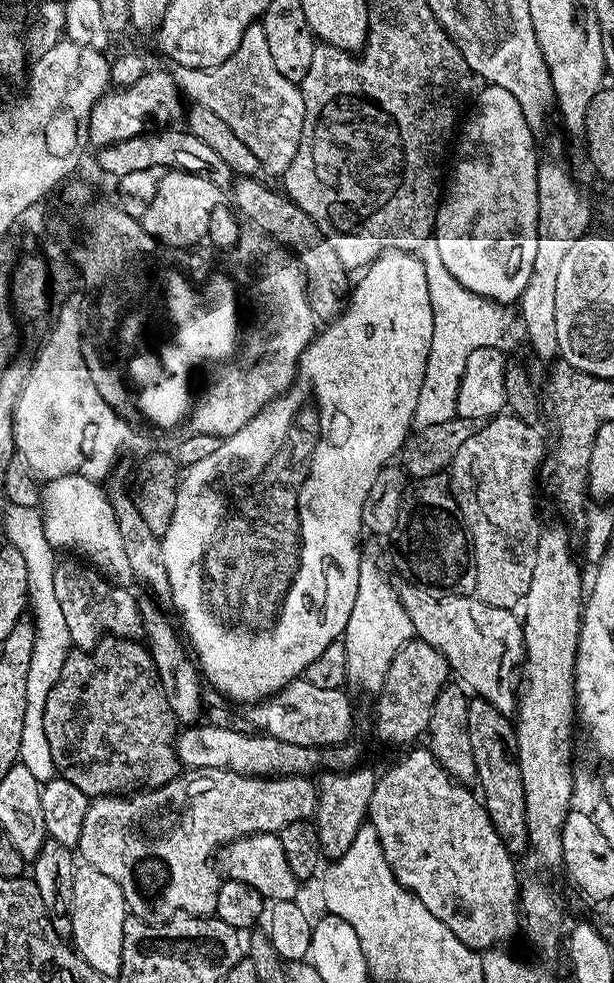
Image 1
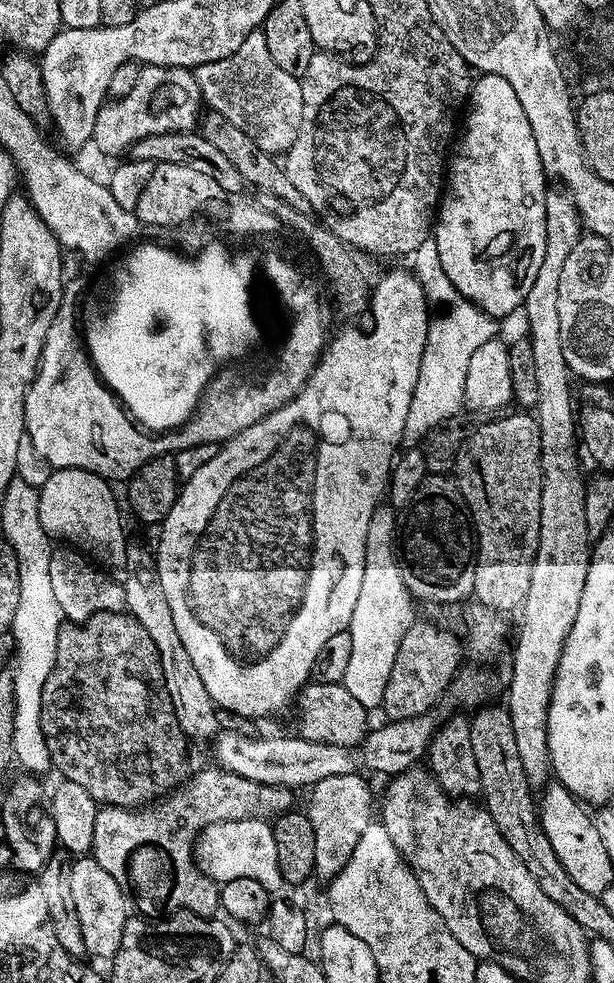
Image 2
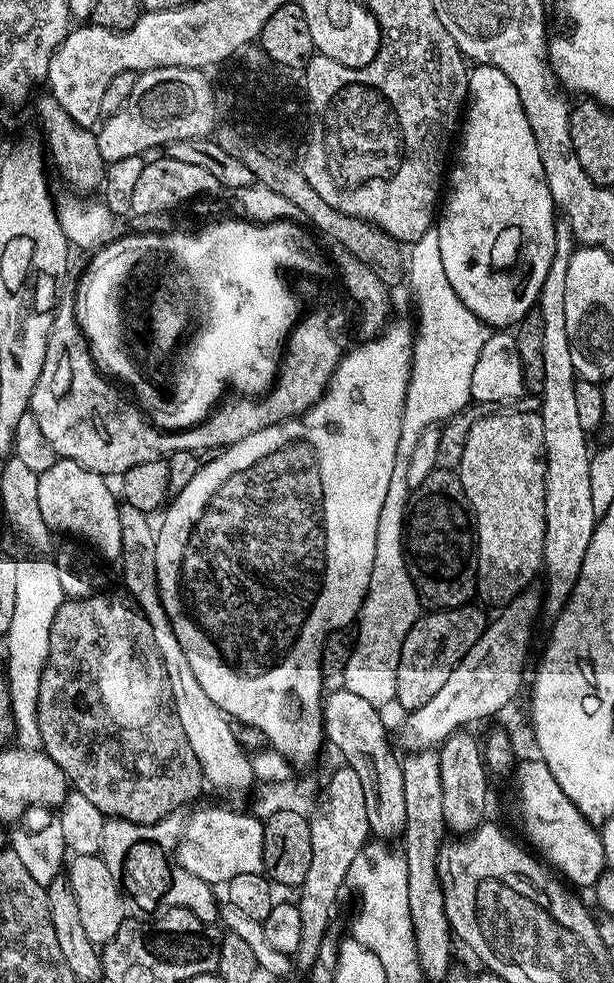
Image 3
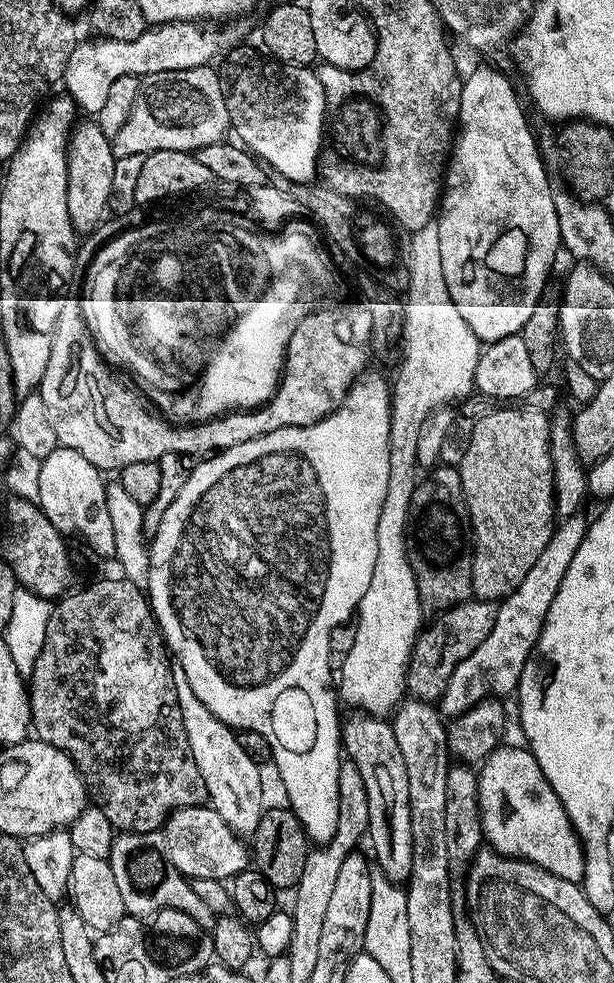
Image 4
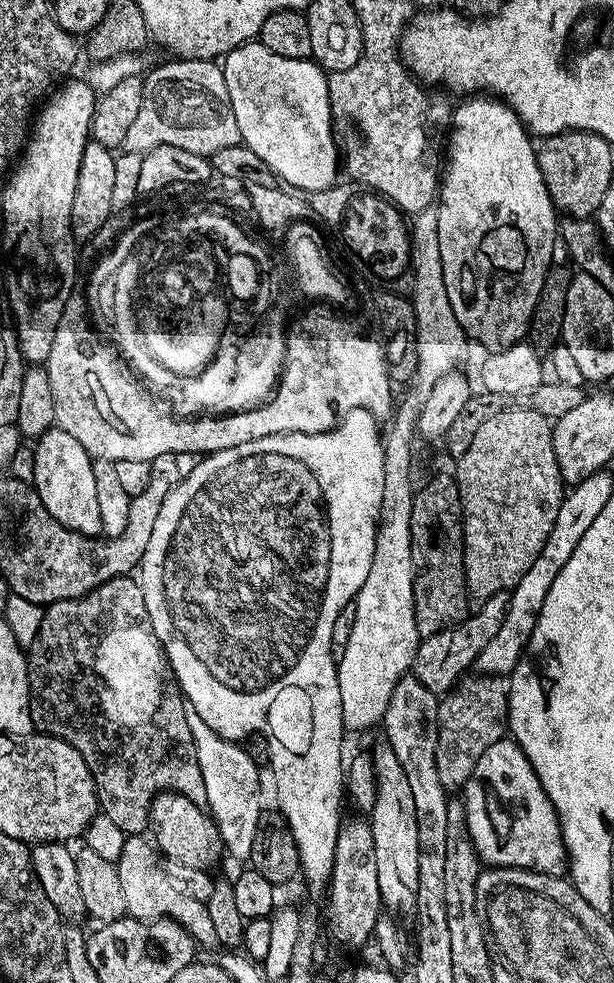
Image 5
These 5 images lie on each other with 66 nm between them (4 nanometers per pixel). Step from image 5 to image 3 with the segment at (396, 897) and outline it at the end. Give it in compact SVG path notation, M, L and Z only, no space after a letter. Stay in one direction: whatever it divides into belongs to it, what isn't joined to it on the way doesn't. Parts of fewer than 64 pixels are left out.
M346 690L329 691L322 701L324 734L329 745L340 751L343 763L356 771L366 796L371 835L384 842L403 837L406 826L406 794L404 793L404 765L396 757L388 732L384 729L381 709Z

